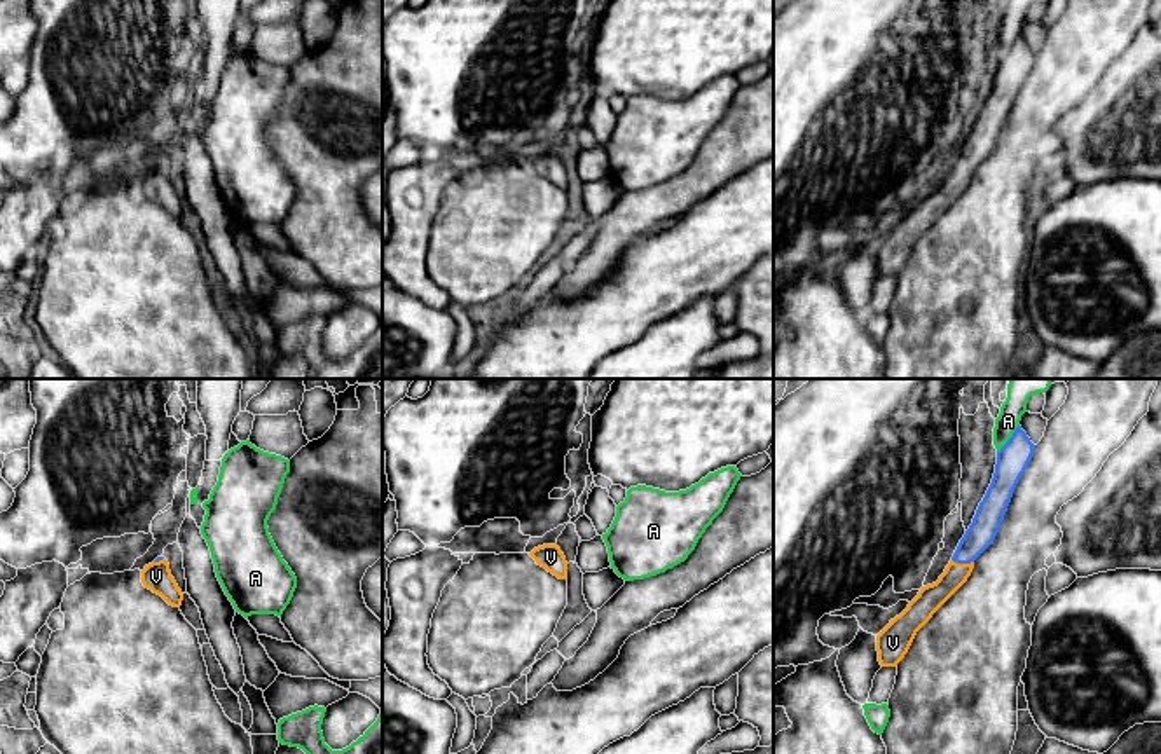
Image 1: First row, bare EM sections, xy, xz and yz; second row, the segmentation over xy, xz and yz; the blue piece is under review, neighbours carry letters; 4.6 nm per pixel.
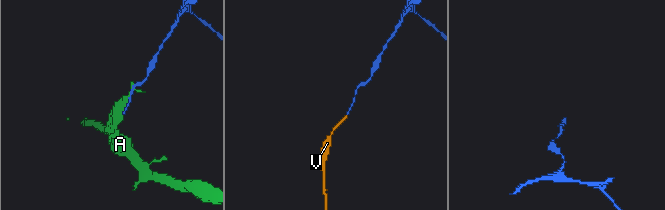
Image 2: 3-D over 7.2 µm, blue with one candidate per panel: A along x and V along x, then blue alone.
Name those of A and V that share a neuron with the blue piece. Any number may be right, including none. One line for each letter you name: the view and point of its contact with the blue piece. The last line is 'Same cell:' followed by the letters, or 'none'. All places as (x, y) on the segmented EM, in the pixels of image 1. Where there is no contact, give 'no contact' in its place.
V: yz (962, 562)
Same cell: V

